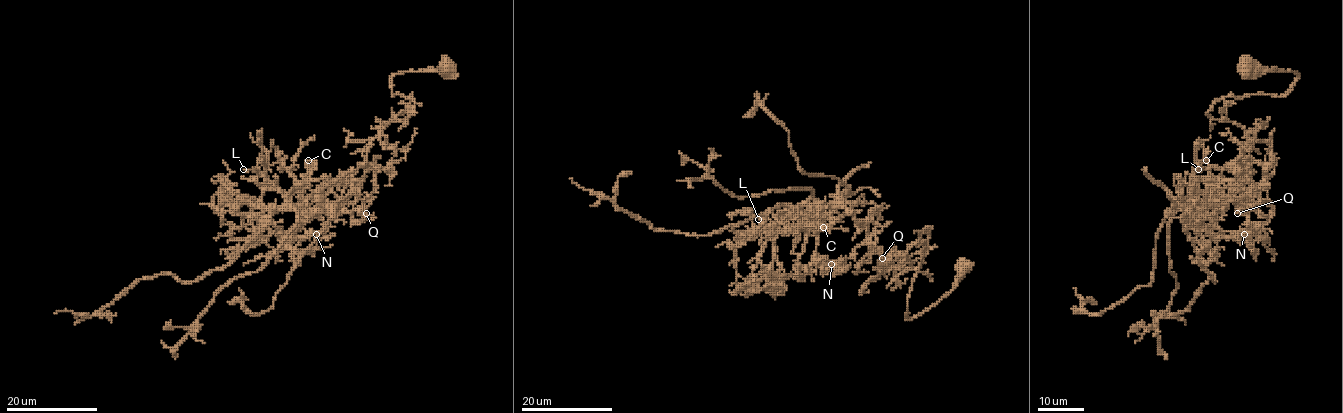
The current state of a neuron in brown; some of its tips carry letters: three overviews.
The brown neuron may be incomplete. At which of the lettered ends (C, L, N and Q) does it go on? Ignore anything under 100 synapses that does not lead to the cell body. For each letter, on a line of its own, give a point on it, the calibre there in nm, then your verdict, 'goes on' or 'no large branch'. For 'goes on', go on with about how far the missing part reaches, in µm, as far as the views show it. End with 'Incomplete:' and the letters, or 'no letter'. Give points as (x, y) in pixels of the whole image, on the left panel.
C: place (308, 160); calibre 160 nm; no large branch
L: place (243, 169); calibre 140 nm; no large branch
N: place (316, 234); calibre 260 nm; no large branch
Q: place (366, 213); calibre 160 nm; no large branch
Incomplete: no letter

